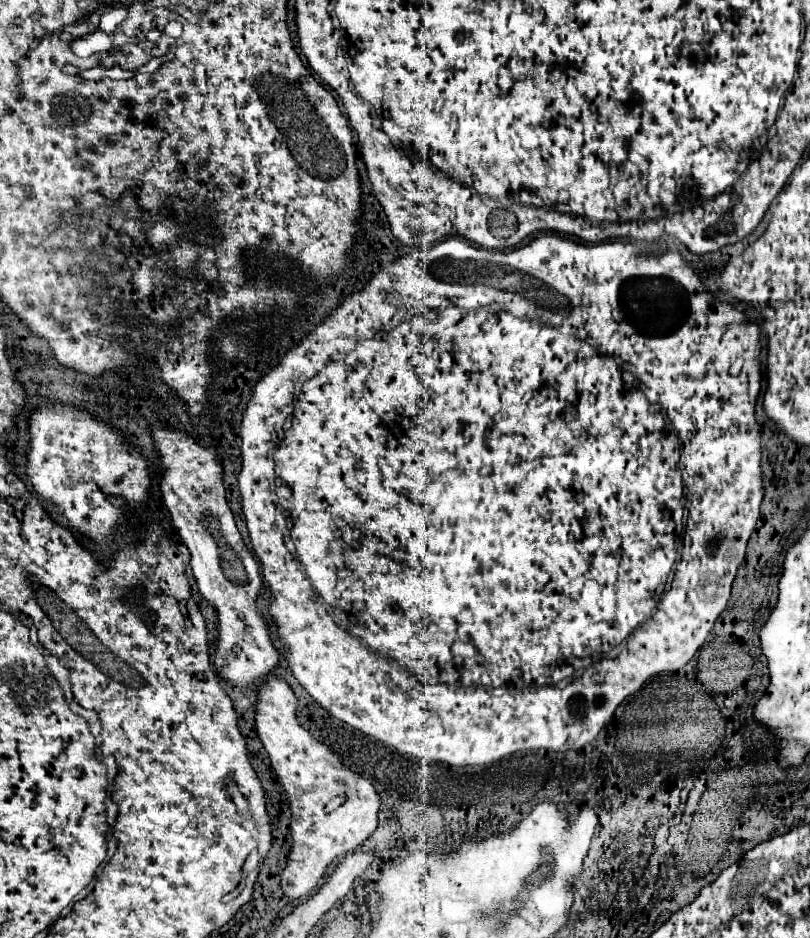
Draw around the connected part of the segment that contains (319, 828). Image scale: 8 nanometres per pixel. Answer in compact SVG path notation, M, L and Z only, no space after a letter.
M271 674L259 684L255 730L291 808L291 850L281 872L281 890L287 898L307 898L333 860L353 852L375 832L381 798L367 778L347 770L337 754L299 726L295 708L297 698L285 680Z

